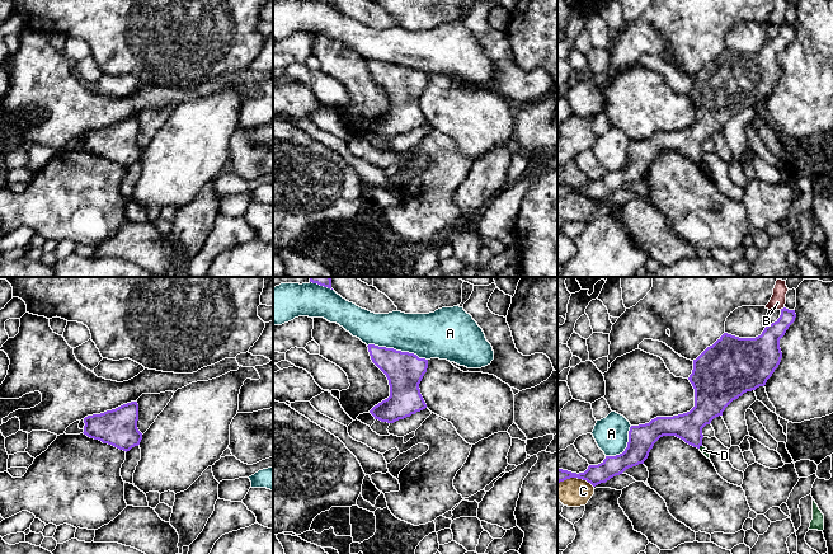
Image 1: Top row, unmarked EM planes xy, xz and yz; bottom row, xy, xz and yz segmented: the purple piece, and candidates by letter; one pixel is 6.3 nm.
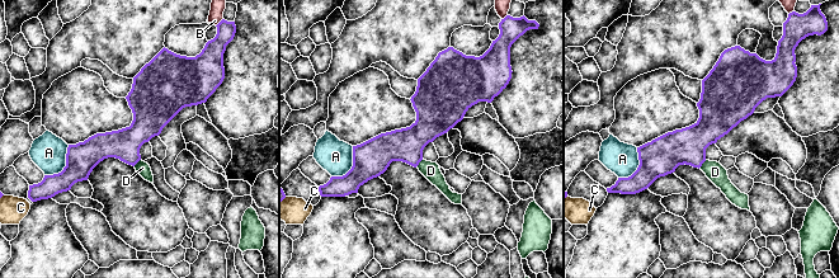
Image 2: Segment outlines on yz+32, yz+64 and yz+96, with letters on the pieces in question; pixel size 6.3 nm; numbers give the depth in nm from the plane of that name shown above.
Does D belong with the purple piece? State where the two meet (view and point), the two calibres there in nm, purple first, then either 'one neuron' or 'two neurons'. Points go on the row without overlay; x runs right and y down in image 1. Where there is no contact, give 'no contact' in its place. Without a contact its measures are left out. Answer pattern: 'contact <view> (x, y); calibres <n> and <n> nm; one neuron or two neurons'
contact yz (700, 160); calibres 180 and 50 nm; two neurons

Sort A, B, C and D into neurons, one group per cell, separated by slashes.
A / B / C / D

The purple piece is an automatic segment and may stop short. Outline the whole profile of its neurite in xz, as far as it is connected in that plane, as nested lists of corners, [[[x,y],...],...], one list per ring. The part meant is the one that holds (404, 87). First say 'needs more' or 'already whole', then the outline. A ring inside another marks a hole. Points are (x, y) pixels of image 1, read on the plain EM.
already whole | [[[368,60],[372,78],[386,90],[390,112],[370,128],[381,137],[394,138],[427,123],[419,99],[427,88],[428,75],[414,69]]]

